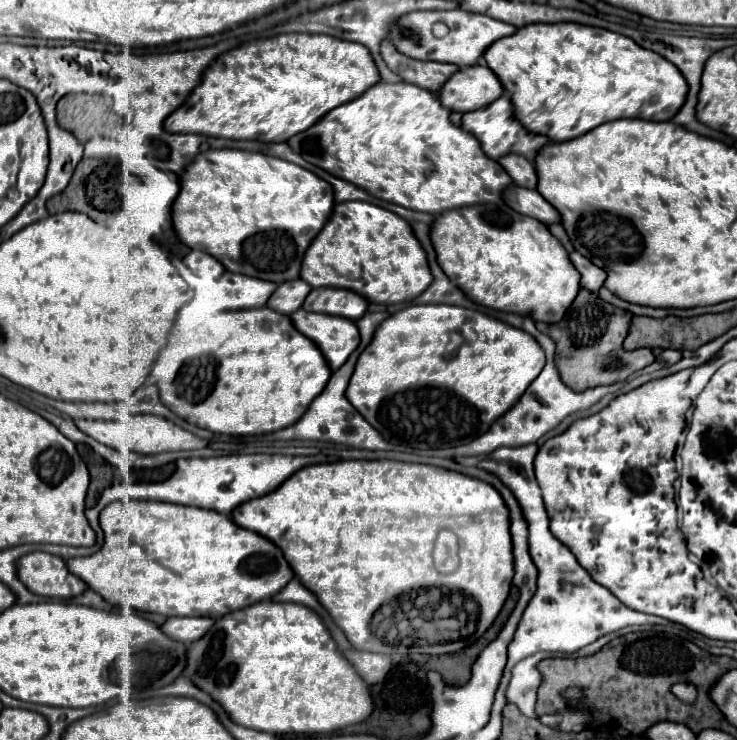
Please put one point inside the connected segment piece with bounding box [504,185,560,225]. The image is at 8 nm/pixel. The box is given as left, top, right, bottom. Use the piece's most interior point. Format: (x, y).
(525, 201)

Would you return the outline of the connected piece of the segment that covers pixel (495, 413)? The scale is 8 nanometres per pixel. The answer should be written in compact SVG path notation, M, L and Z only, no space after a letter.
M410 305L402 311L398 311L396 315L388 317L386 321L380 323L380 327L374 333L372 343L360 353L354 375L350 377L348 389L346 389L346 397L348 401L352 401L352 405L360 411L360 415L378 431L382 433L382 437L388 443L394 445L410 445L414 449L430 449L430 447L456 447L462 443L468 443L480 435L484 435L488 431L488 427L500 417L504 415L518 399L520 395L526 391L526 387L536 379L536 375L540 373L540 369L544 367L544 351L540 349L540 345L536 343L536 339L532 335L528 335L522 329L516 329L508 323L502 323L486 313L480 313L476 309L466 309L466 307L458 307L458 305Z

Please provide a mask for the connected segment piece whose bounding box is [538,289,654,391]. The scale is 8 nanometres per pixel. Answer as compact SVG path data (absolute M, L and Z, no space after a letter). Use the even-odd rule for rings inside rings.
M580 289L578 297L566 311L560 323L546 325L538 323L538 329L544 331L556 343L556 367L560 379L576 391L584 391L588 387L612 385L618 381L626 381L634 371L650 365L654 355L650 349L634 349L624 351L622 341L628 333L628 323L632 319L630 311L618 309L610 303L604 303L596 293Z

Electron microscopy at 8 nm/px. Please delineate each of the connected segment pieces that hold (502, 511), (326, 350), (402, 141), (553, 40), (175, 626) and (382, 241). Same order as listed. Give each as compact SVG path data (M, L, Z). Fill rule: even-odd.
M338 461L338 463L322 463L322 465L310 465L300 471L296 471L280 489L246 501L240 505L240 509L234 509L230 513L232 521L244 529L252 529L254 533L260 533L262 537L268 537L274 545L280 545L284 557L288 557L288 563L292 565L294 575L300 579L300 583L312 591L318 601L328 609L330 617L334 623L344 631L348 637L350 645L354 649L364 649L372 653L400 653L400 655L410 655L410 653L422 653L422 655L444 655L444 653L456 653L468 645L472 645L478 637L484 635L484 631L492 625L496 615L500 613L510 585L514 577L514 565L512 565L512 541L510 541L510 519L508 519L508 509L492 489L492 485L486 485L480 479L456 473L456 471L446 471L440 467L430 467L430 465L416 465L416 463L402 463L402 461ZM440 527L448 527L458 535L460 541L460 567L452 575L440 575L434 565L432 565L432 549L434 541L438 535Z
M298 309L290 317L296 329L318 345L332 371L344 365L348 355L360 343L356 323L344 317L328 317L324 313L308 313L304 309Z
M378 81L360 97L328 111L320 121L316 121L316 125L304 133L296 133L296 137L290 137L286 143L308 163L364 189L378 199L432 215L476 203L502 203L500 195L512 183L500 163L488 159L468 131L452 125L450 111L438 103L436 95L404 81Z
M580 23L524 25L514 35L492 43L484 53L484 59L500 79L504 91L510 93L516 119L530 133L540 133L550 141L570 141L602 123L626 117L668 121L678 113L688 93L682 73L658 53L640 47L620 33Z
M170 617L160 629L168 633L168 637L176 637L176 641L192 643L200 639L210 627L212 627L210 617Z
M362 201L334 205L330 219L304 255L300 277L304 277L310 287L352 289L372 303L412 301L432 283L426 255L410 225L396 213Z

